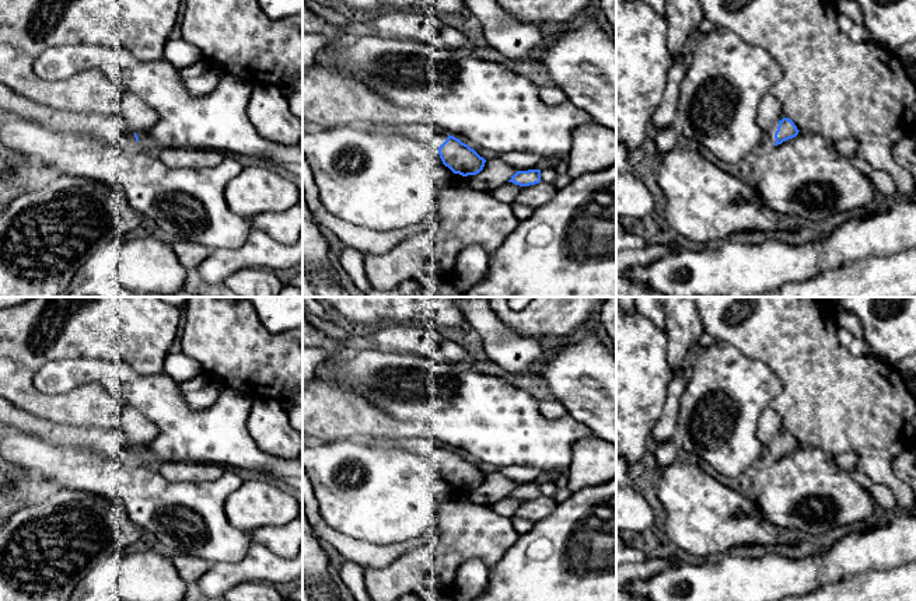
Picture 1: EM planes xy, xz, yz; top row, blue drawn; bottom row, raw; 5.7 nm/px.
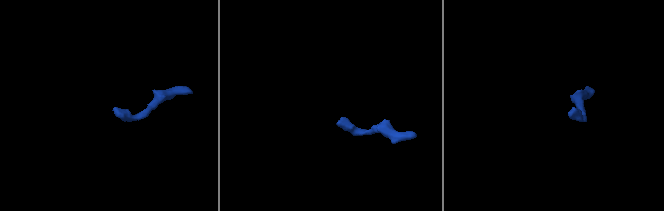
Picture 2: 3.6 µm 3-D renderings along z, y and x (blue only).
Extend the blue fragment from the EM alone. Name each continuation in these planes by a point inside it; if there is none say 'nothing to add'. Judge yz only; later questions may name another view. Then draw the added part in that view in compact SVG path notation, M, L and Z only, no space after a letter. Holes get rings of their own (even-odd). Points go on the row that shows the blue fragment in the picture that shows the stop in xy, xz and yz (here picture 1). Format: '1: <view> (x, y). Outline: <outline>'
1: yz (769, 136). Outline: M775 122L769 130L765 133L765 148L773 147L776 143L775 133L777 130L779 122Z

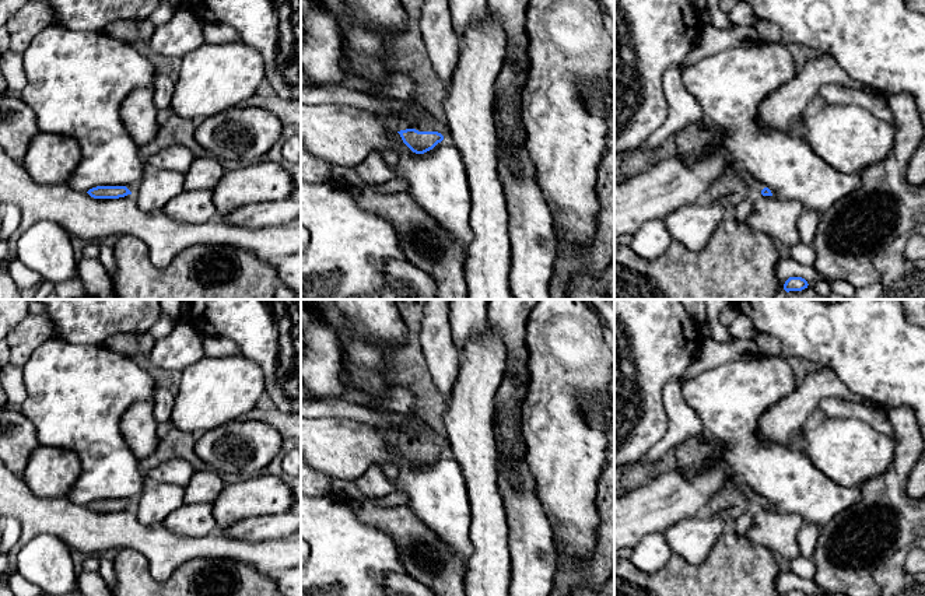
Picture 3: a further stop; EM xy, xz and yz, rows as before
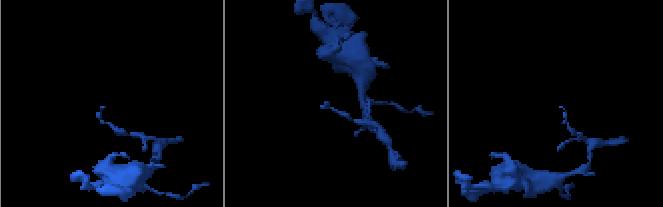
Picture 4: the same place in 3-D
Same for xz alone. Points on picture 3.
1: xz (417, 118). Outline: M410 102L410 108L407 113L395 120L396 130L416 129L418 132L438 132L448 139L449 133L446 126L441 123L437 118L434 118L427 109L424 109L418 104Z

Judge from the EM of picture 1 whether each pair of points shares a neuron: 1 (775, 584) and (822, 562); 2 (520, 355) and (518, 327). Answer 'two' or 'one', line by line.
1: one
2: two

